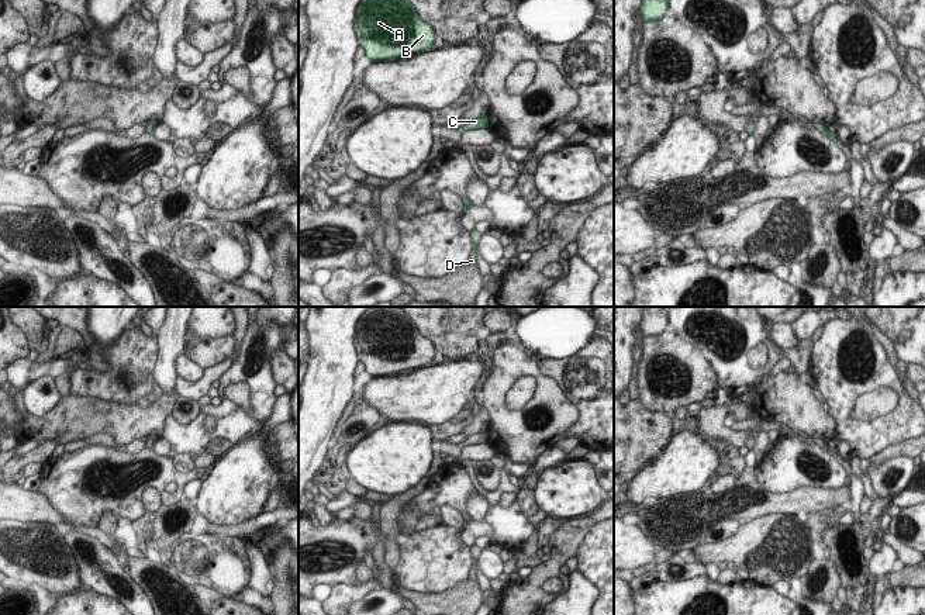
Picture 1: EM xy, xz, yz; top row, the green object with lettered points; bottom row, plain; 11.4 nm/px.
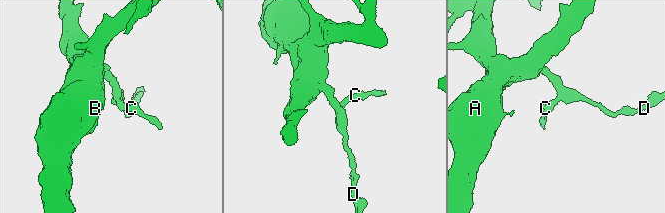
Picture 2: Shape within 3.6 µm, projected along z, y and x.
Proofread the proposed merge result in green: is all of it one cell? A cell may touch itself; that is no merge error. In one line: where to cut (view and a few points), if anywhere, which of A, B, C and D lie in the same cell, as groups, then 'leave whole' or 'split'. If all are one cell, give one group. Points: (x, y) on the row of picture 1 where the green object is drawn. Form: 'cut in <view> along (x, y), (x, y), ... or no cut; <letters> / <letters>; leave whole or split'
no cut; A B C D; leave whole

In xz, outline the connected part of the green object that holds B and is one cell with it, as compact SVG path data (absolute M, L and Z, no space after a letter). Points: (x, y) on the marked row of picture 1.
M362 0L356 10L355 31L372 62L390 62L404 53L421 53L434 45L436 37L410 0Z

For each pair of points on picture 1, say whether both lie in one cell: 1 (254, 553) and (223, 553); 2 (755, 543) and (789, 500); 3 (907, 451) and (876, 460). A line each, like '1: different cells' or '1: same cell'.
1: different cells
2: different cells
3: same cell

